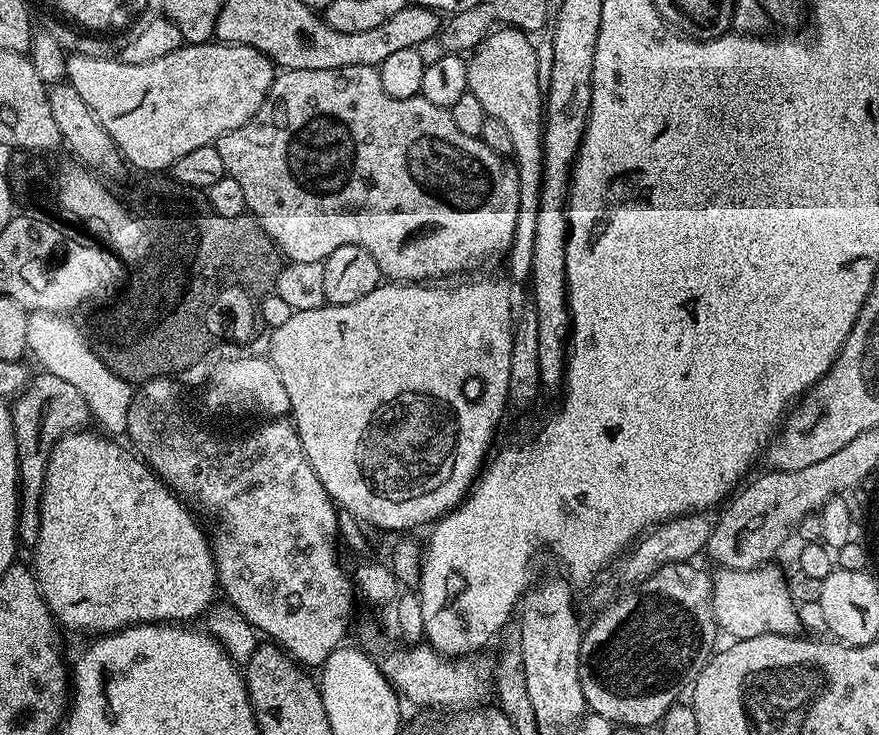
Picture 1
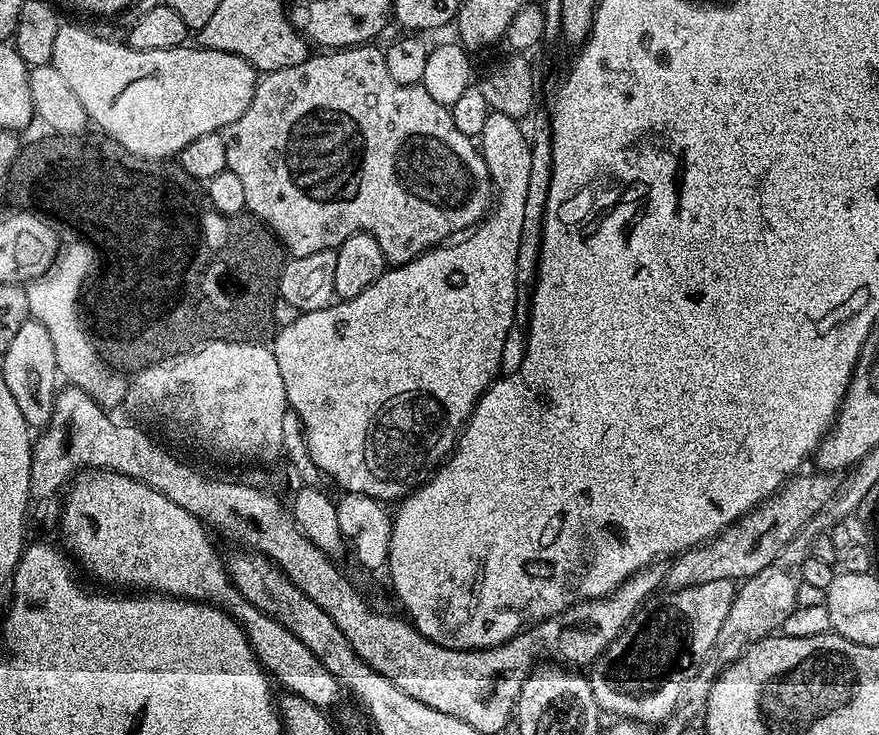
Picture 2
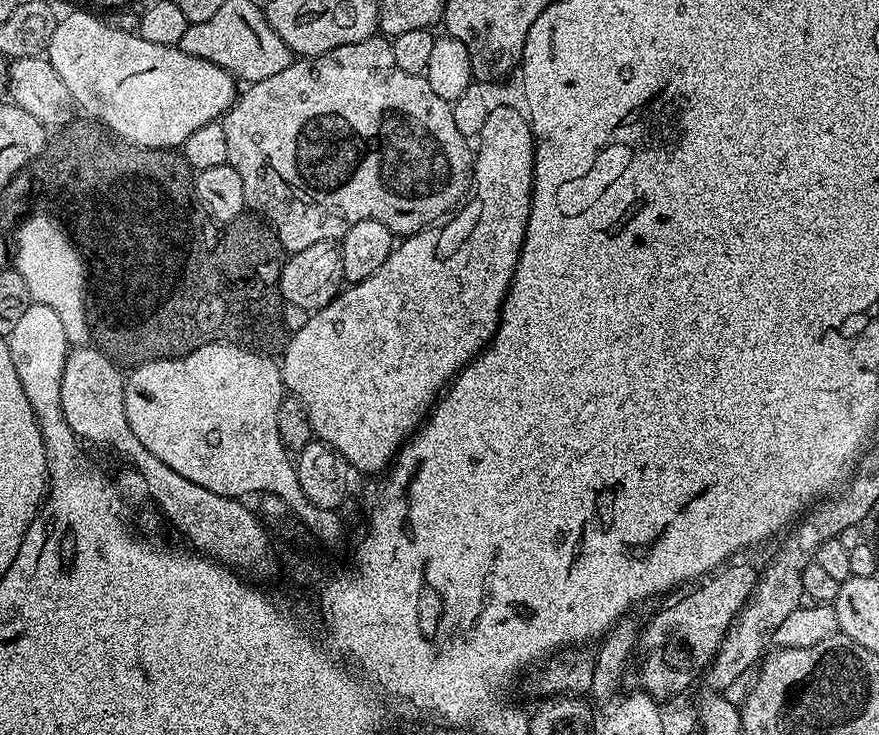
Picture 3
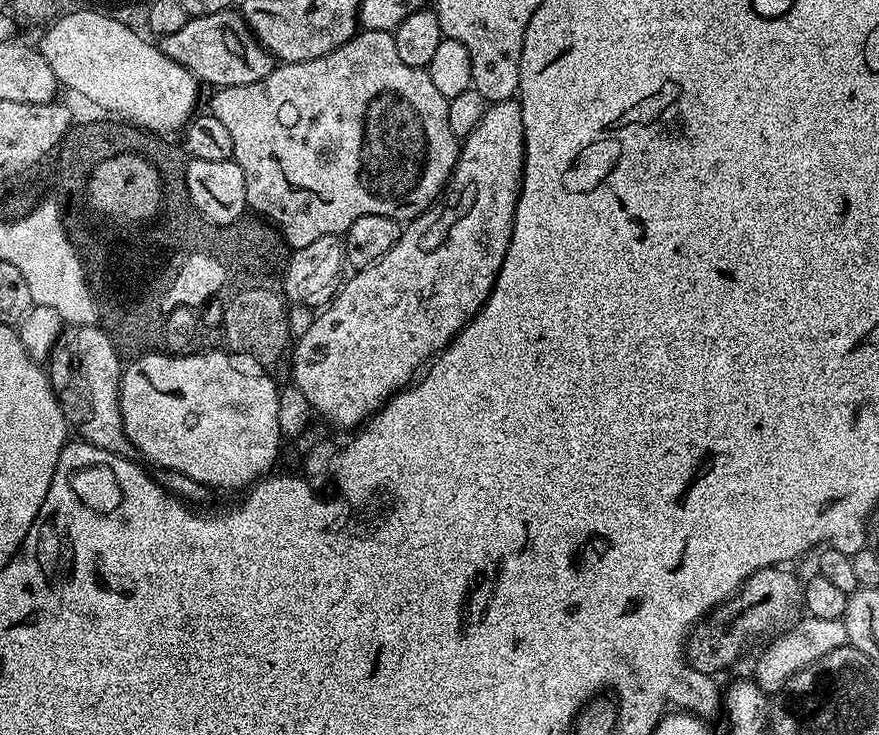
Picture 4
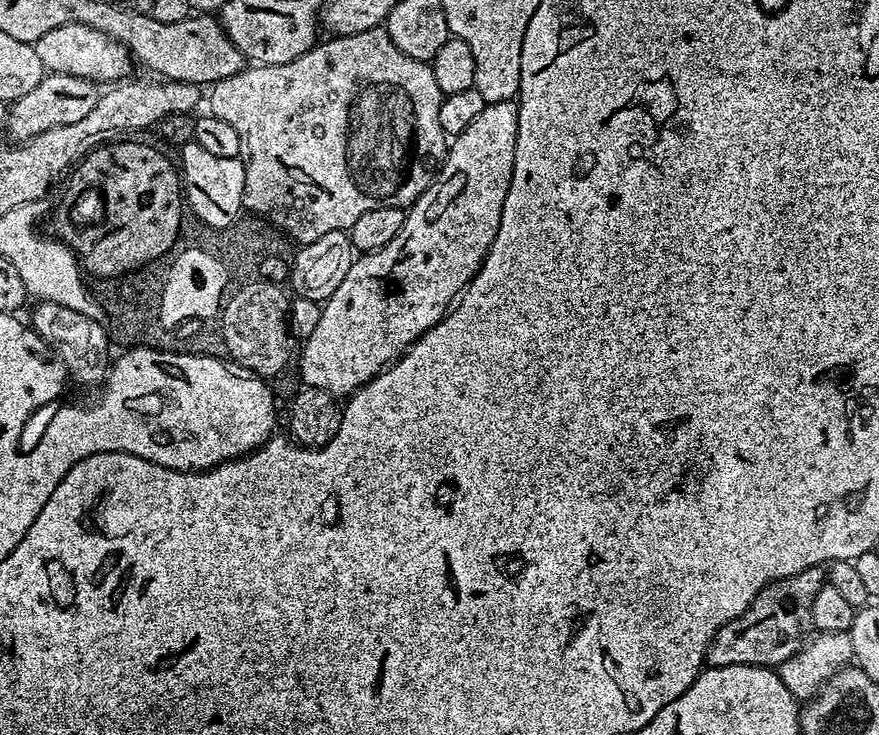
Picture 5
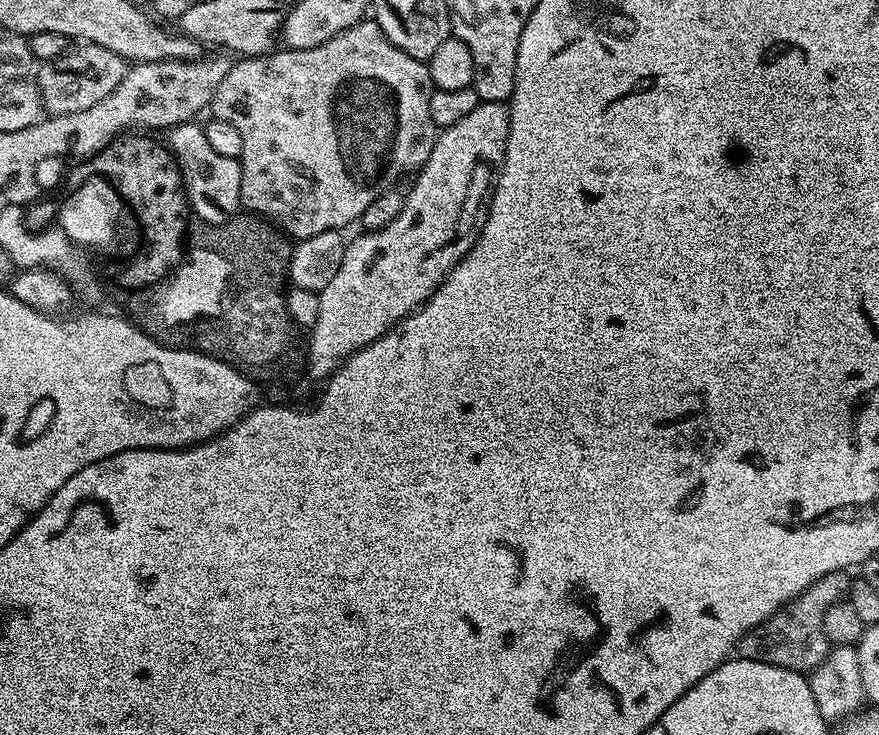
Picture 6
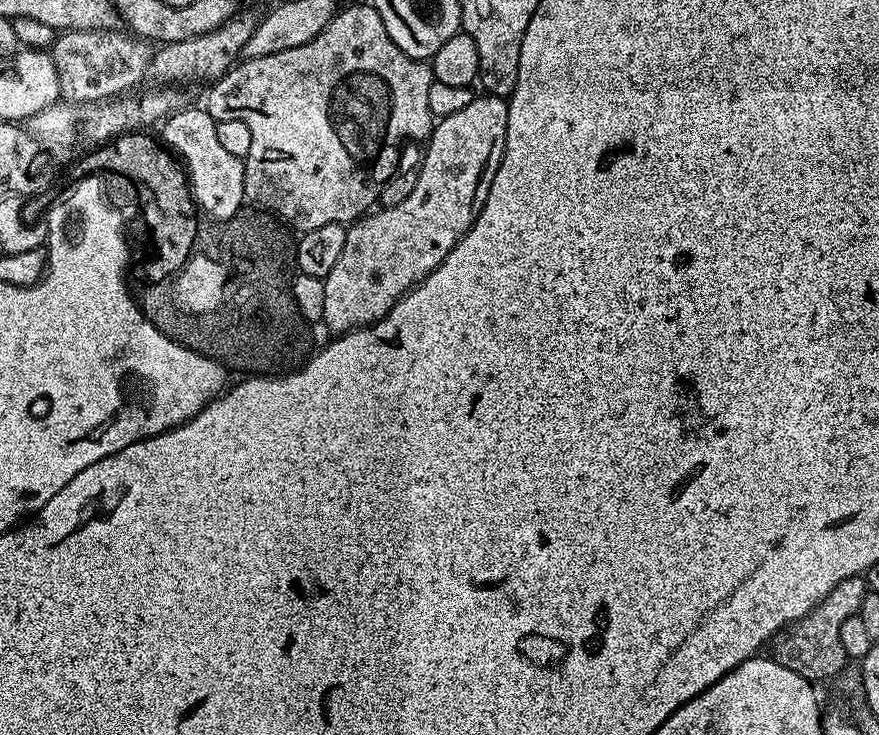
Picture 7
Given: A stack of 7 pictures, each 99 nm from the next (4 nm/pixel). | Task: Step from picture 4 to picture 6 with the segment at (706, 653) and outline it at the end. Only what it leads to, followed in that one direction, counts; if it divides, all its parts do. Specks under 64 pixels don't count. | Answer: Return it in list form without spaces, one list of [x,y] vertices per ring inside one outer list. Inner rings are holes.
[[[847,571],[822,574],[822,578],[818,578],[818,582],[814,582],[798,598],[794,598],[766,622],[747,632],[738,645],[739,655],[745,660],[757,660],[801,674],[811,674],[830,651],[824,629],[826,610],[847,597],[852,582],[853,577]]]

